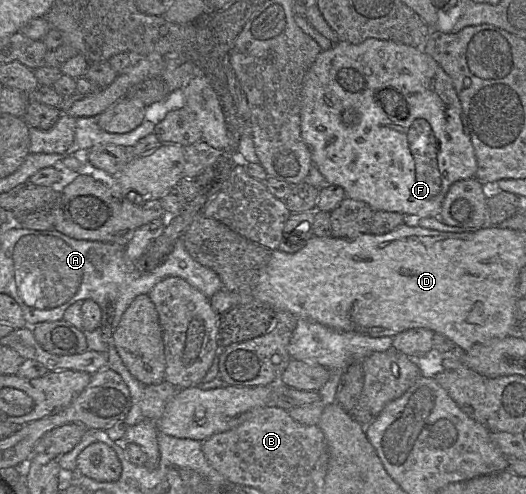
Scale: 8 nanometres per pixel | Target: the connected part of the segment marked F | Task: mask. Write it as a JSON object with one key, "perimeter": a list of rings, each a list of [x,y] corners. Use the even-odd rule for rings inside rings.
{"perimeter":[[[369,38],[360,44],[339,41],[329,50],[322,50],[314,63],[306,72],[302,88],[301,107],[301,137],[311,152],[312,163],[323,175],[326,184],[336,185],[344,189],[346,197],[368,204],[374,211],[396,212],[404,215],[408,220],[425,217],[439,217],[443,200],[449,187],[460,180],[475,178],[477,160],[469,129],[463,118],[461,103],[453,86],[451,78],[441,66],[421,48],[416,48],[389,40]],[[382,89],[395,89],[407,103],[408,116],[402,120],[392,120],[376,99]]]}

